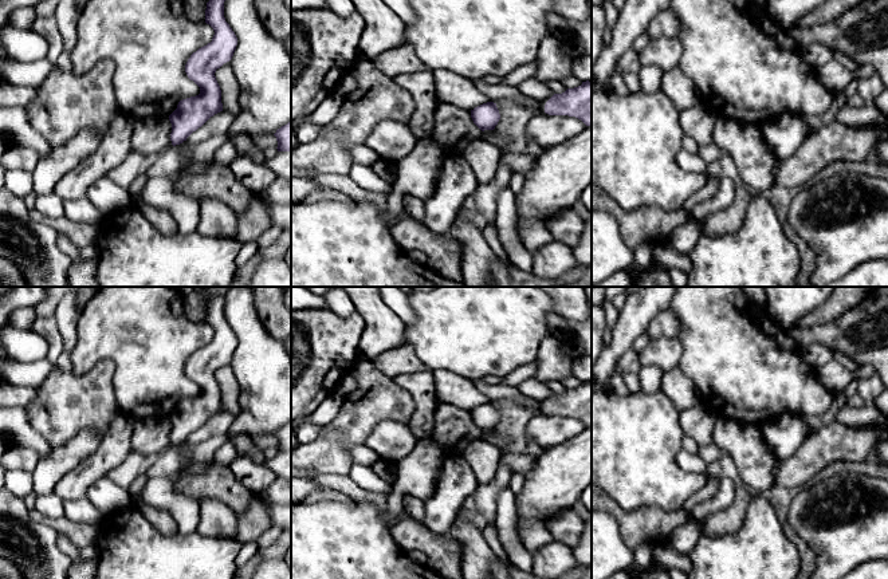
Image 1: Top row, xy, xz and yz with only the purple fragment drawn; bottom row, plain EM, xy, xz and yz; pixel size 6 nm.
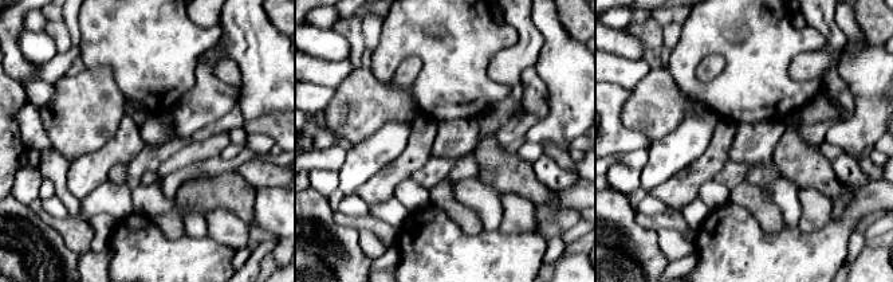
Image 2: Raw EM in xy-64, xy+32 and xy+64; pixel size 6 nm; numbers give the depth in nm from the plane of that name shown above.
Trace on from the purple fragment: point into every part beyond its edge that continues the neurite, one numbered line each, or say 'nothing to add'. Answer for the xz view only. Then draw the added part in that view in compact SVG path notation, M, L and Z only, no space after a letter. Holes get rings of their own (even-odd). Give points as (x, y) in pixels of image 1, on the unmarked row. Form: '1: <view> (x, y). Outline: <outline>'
1: xz (560, 475). Outline: M586 426L578 436L569 441L545 449L537 458L533 469L524 476L524 484L520 493L516 495L515 531L520 539L520 528L531 523L547 525L547 521L571 508L584 489L592 481L592 426Z

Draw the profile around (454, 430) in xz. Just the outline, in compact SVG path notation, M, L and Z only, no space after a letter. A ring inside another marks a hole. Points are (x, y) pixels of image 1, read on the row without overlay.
M440 402L433 413L431 440L443 450L444 457L463 456L463 452L483 432L474 424L471 411Z

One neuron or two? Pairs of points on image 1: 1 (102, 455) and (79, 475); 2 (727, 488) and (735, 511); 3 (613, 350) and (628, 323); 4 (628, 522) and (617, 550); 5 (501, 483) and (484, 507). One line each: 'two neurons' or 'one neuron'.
1: one neuron
2: two neurons
3: one neuron
4: two neurons
5: one neuron

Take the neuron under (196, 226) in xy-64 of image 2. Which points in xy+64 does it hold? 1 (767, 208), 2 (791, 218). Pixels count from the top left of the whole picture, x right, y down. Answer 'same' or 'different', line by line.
1: different
2: same

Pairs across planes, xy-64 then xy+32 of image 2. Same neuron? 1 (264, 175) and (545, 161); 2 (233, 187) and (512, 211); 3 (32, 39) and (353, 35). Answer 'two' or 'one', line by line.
1: one
2: two
3: two

